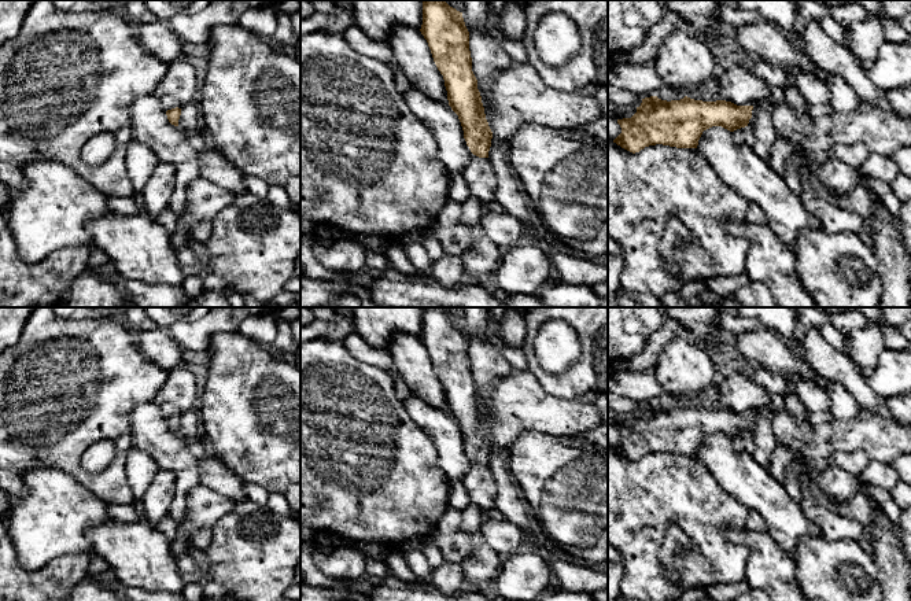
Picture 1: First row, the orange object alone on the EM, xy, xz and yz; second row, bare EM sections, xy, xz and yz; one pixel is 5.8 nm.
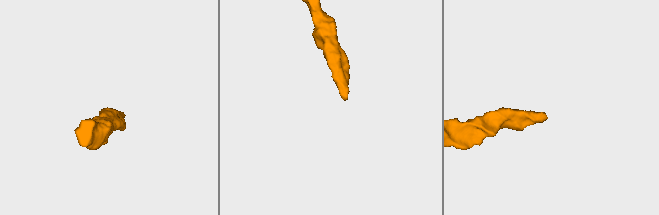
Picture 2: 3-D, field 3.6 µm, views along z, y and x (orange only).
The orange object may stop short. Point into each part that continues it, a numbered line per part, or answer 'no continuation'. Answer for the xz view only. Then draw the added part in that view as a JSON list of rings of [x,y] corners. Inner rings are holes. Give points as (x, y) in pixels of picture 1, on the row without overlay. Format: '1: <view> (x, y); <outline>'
1: xz (479, 482); [[[471,460],[471,469],[464,475],[462,484],[471,504],[482,510],[480,523],[490,519],[488,512],[495,508],[497,484],[488,465],[479,465]]]

